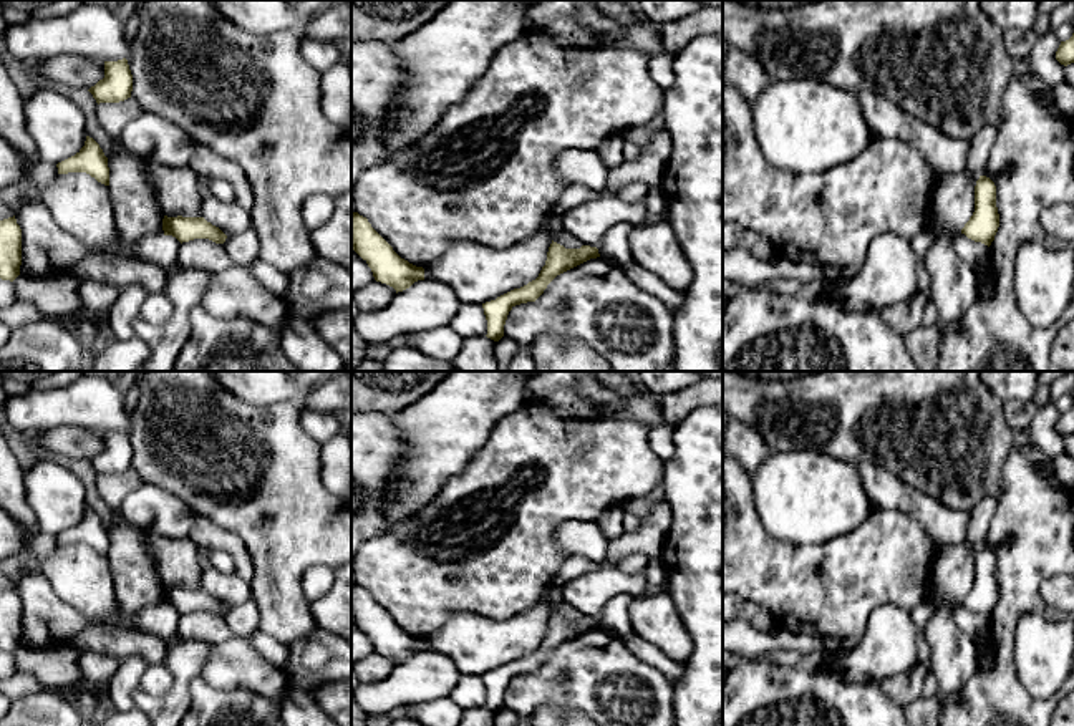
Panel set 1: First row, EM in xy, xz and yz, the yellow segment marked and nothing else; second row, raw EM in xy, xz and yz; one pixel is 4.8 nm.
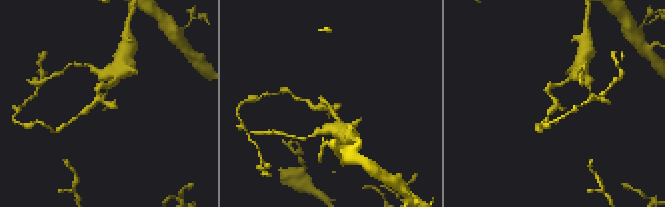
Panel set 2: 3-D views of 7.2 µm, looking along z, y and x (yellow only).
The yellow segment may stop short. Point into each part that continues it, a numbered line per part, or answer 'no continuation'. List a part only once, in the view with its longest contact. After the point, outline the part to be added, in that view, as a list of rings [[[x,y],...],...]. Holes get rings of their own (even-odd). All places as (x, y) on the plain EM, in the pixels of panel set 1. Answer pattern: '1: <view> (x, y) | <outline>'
no continuation

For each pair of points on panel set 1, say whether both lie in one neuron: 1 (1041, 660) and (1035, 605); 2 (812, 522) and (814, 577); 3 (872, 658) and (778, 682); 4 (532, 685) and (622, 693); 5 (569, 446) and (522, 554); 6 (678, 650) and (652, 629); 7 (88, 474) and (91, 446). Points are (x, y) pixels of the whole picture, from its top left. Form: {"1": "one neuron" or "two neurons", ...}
{"1": "two neurons", "2": "two neurons", "3": "two neurons", "4": "one neuron", "5": "one neuron", "6": "one neuron", "7": "two neurons"}

